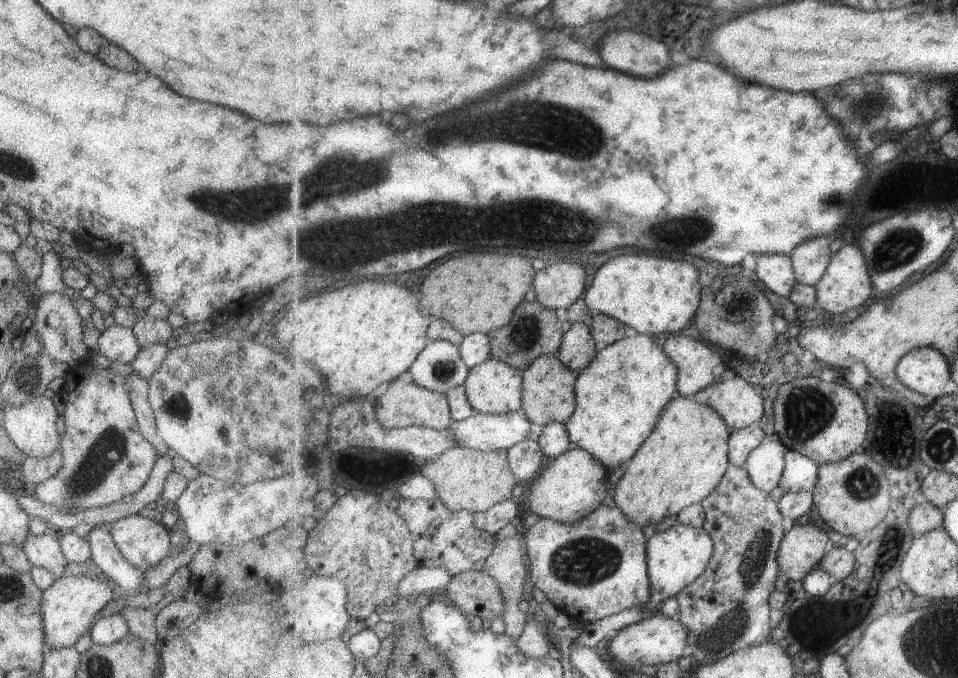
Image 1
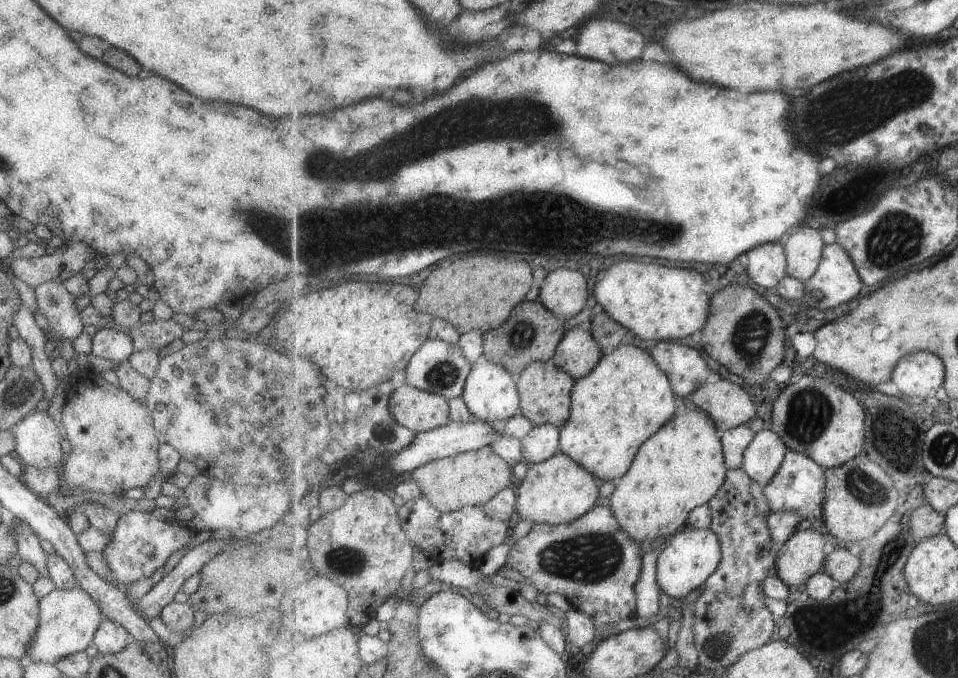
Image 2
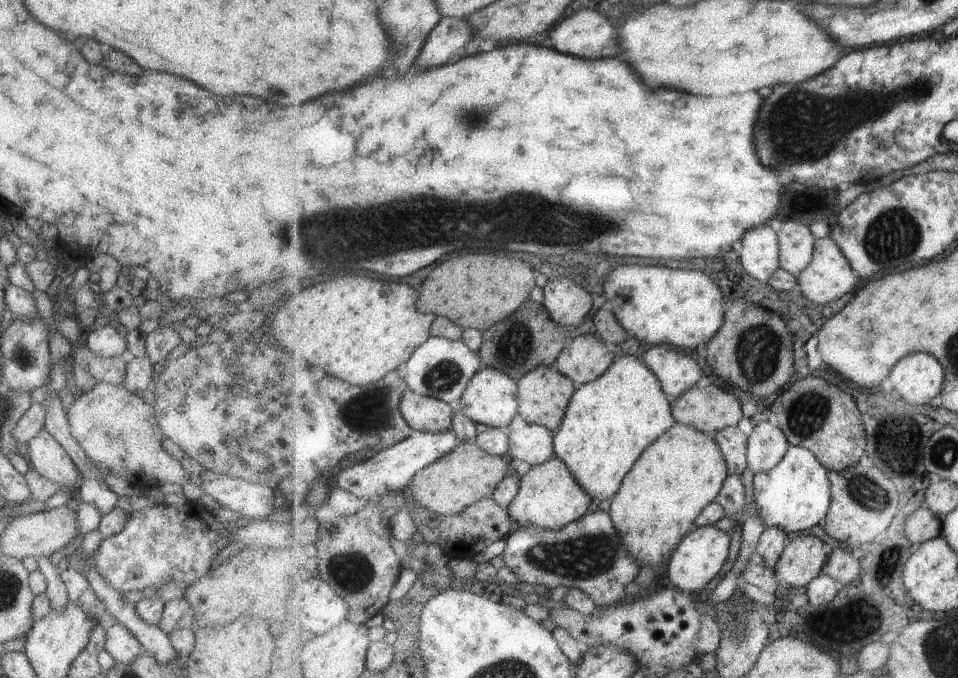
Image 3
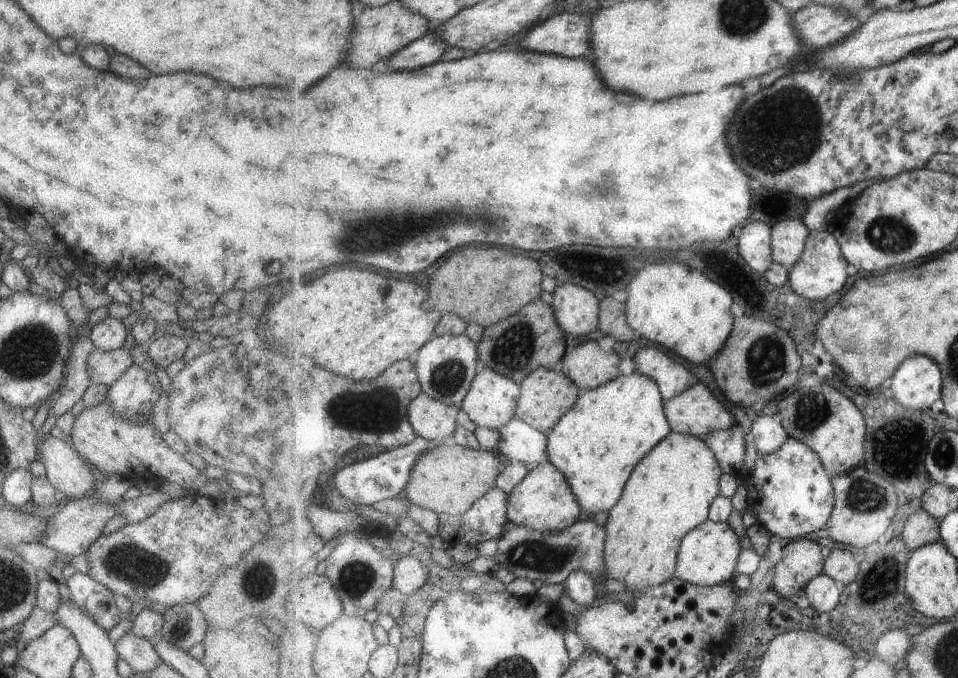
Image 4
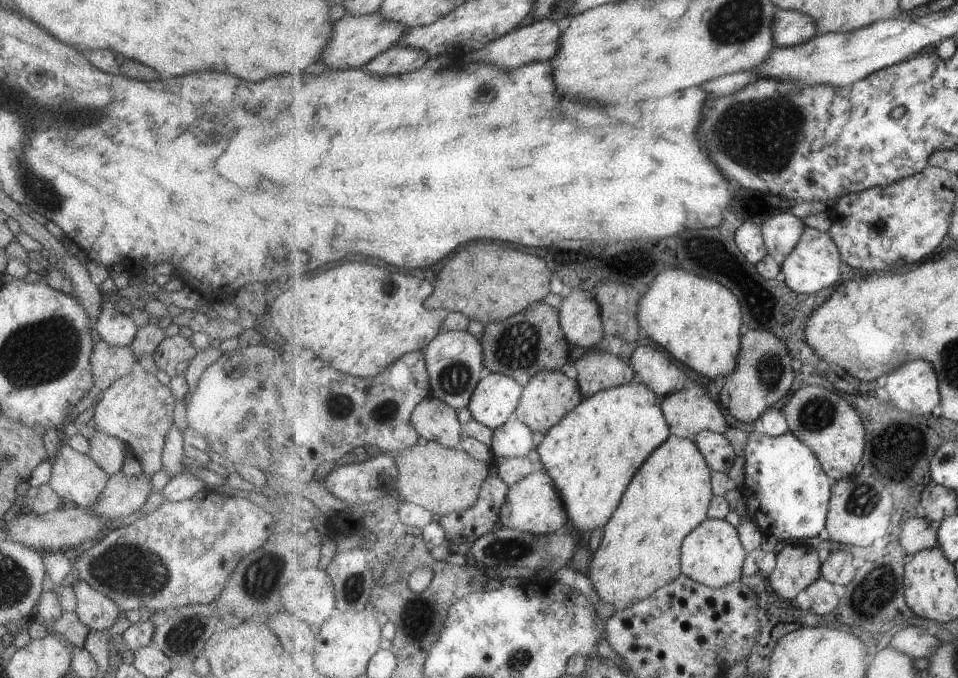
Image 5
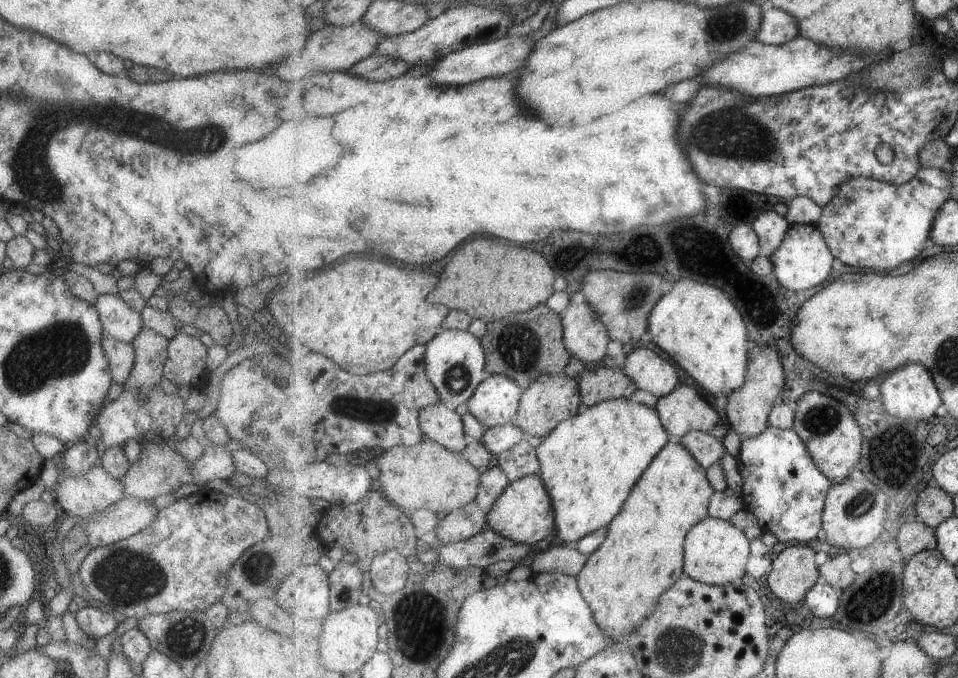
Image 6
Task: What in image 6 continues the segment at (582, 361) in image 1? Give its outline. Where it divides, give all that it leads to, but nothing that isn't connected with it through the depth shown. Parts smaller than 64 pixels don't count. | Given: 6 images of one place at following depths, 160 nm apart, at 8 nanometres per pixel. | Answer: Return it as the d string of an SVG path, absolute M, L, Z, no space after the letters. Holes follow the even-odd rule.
M586 366L578 380L584 407L607 399L631 400L638 389L635 381L619 366Z

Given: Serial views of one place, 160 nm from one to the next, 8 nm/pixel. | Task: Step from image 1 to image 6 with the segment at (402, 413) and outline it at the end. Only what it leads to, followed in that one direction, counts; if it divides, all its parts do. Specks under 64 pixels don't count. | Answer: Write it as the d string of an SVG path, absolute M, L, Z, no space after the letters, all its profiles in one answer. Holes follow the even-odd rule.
M445 402L424 408L420 425L430 440L437 441L449 450L461 453L469 446L470 439L462 415Z

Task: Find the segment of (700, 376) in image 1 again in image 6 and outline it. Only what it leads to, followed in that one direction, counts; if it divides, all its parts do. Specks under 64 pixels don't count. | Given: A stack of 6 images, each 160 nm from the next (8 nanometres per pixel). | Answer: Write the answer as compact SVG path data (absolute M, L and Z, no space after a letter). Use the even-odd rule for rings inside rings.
M649 348L633 350L623 370L635 381L638 389L649 391L658 399L679 386L677 368Z

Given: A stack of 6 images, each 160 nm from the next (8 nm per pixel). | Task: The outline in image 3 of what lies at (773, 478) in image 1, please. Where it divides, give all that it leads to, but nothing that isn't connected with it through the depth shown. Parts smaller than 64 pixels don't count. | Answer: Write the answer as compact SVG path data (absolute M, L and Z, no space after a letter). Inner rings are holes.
M761 421L748 436L748 466L753 474L774 469L787 454L790 442L779 425Z

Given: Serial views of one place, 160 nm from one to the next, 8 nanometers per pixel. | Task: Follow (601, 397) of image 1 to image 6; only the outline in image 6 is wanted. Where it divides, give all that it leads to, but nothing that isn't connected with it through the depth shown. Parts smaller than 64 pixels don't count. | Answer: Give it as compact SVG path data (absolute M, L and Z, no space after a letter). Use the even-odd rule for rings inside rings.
M627 398L607 399L595 406L583 407L575 416L559 423L536 449L541 463L539 474L554 502L556 532L560 542L577 544L584 536L609 525L622 511L643 472L671 439L656 408L635 404Z

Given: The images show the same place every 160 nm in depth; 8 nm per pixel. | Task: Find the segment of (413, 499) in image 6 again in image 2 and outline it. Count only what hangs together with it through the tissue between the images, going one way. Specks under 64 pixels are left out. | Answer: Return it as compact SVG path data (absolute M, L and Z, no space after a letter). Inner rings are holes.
M491 445L428 462L414 470L410 478L419 485L422 496L444 513L461 510L467 505L486 505L498 492L517 485L513 464L497 454Z

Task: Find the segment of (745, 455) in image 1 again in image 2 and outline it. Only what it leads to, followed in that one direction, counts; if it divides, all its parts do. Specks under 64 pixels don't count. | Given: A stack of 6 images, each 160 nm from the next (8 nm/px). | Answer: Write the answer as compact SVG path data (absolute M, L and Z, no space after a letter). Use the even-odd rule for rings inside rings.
M748 424L722 432L721 437L726 456L726 465L729 470L741 469L744 465L744 452L750 446L756 433Z

